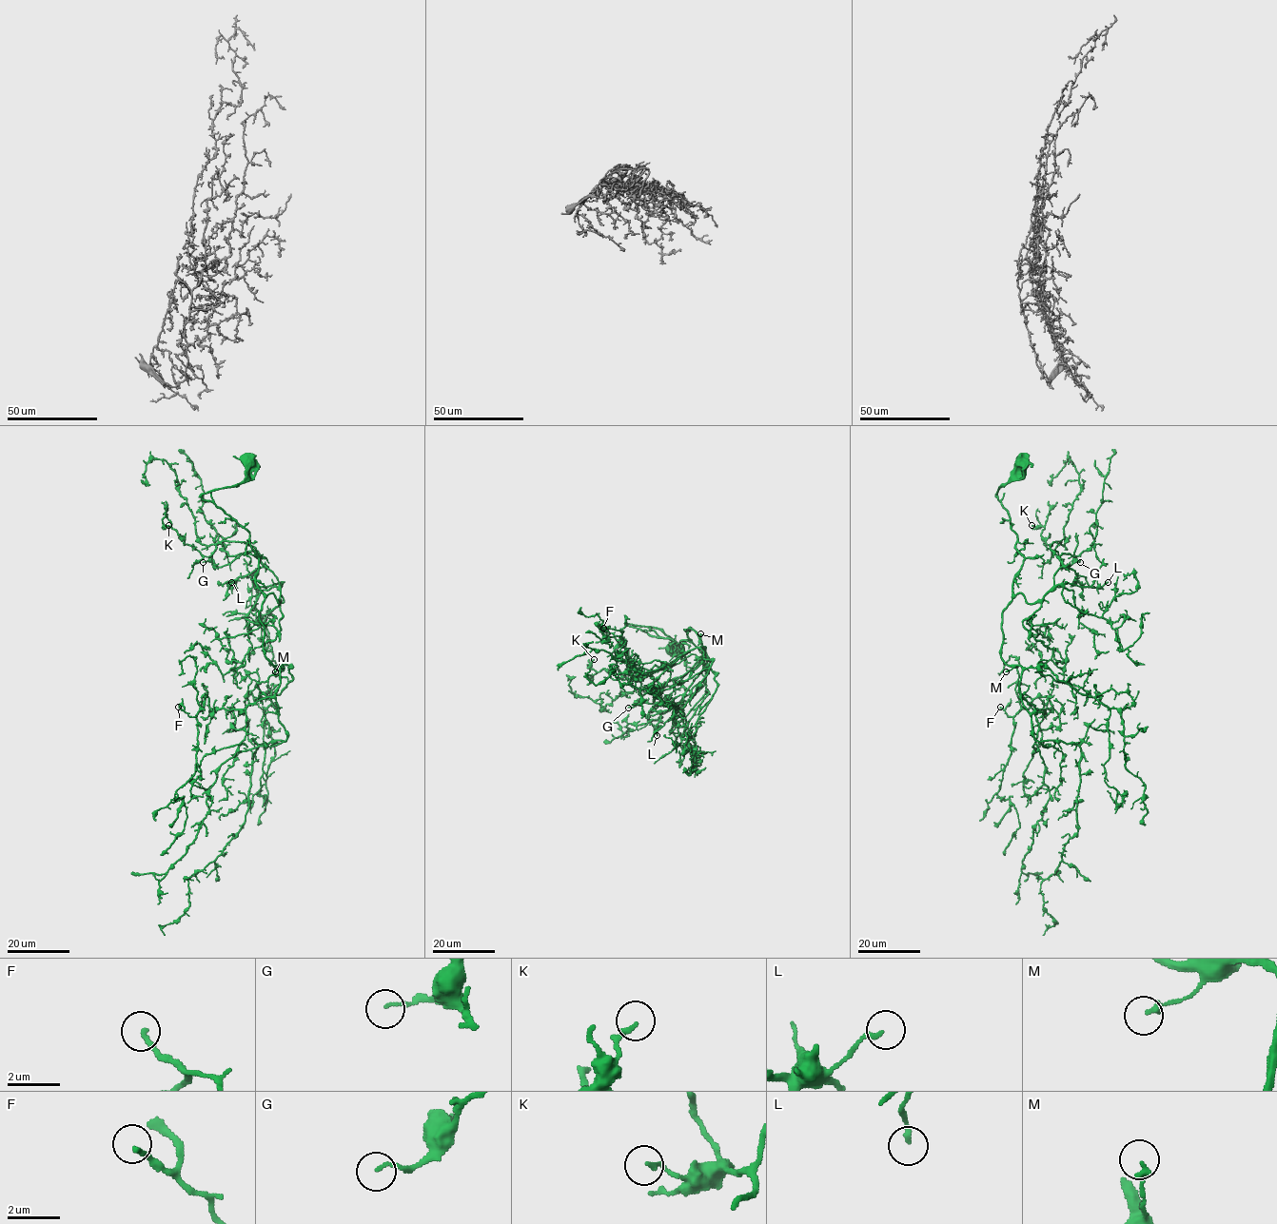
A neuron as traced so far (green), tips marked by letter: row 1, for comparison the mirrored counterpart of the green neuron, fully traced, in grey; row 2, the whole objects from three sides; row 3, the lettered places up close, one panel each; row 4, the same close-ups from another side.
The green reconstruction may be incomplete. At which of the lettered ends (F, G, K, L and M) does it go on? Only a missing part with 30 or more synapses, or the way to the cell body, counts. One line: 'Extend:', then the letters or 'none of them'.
Extend: none of them

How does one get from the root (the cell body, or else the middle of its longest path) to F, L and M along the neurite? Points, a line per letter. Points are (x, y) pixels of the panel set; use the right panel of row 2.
F: (1024, 460), (996, 493), (1024, 558), (1001, 657), (1022, 668), (1022, 698), (1052, 708), (1000, 707)
L: (1024, 460), (996, 493), (1024, 558), (1012, 592), (1037, 603), (1061, 567), (1085, 577), (1092, 587), (1108, 582)
M: (1024, 460), (996, 493), (1024, 558), (1013, 579), (1011, 600), (1002, 612), (1001, 657), (1012, 667), (1006, 671)

